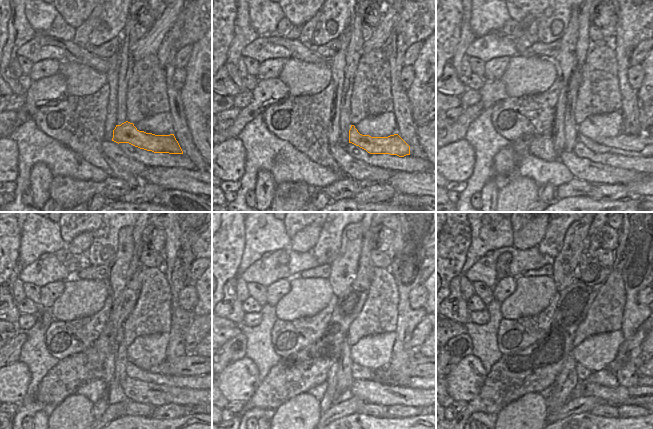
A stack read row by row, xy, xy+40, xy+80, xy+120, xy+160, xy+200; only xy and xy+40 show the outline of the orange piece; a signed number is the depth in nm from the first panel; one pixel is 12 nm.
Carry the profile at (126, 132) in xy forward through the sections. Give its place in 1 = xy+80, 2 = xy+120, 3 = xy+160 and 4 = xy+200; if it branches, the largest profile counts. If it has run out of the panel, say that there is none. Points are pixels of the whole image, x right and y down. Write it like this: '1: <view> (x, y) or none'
1: xy+80 (623, 144)
2: xy+120 (189, 366)
3: xy+160 (415, 361)
4: xy+200 (639, 371)

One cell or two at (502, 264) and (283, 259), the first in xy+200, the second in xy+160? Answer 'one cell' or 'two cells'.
one cell

